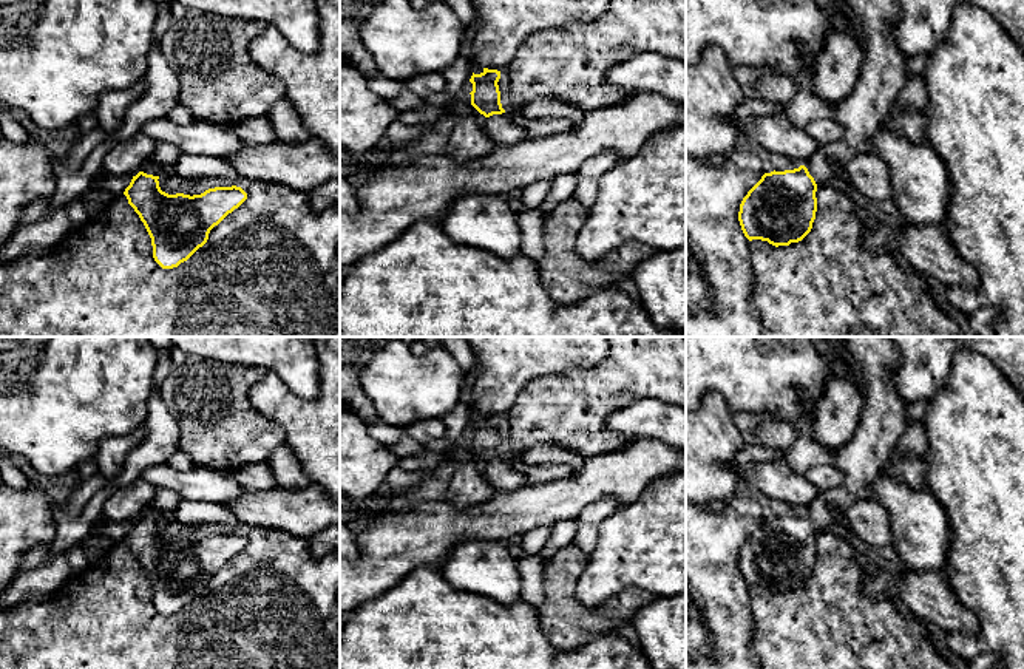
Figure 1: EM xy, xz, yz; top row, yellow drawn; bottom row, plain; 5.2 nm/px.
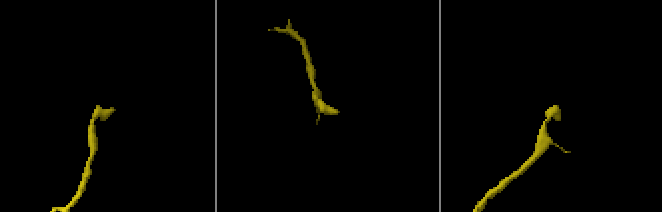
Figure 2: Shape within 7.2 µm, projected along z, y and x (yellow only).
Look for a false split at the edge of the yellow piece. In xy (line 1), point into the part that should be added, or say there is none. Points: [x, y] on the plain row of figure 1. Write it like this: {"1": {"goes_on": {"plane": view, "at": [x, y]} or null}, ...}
{"1": {"goes_on": {"plane": "xy", "at": [166, 499]}}}

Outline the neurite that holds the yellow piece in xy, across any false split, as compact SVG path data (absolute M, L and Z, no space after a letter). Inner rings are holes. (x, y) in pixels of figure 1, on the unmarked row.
M161 488L124 538L144 569L153 604L162 615L187 607L207 589L210 576L247 545L247 539L236 531L193 542L162 538L158 527L162 514L176 513L182 499L181 493Z

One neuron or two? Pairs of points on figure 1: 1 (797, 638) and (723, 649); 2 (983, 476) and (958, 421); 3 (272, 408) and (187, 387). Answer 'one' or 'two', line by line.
1: two
2: one
3: two

